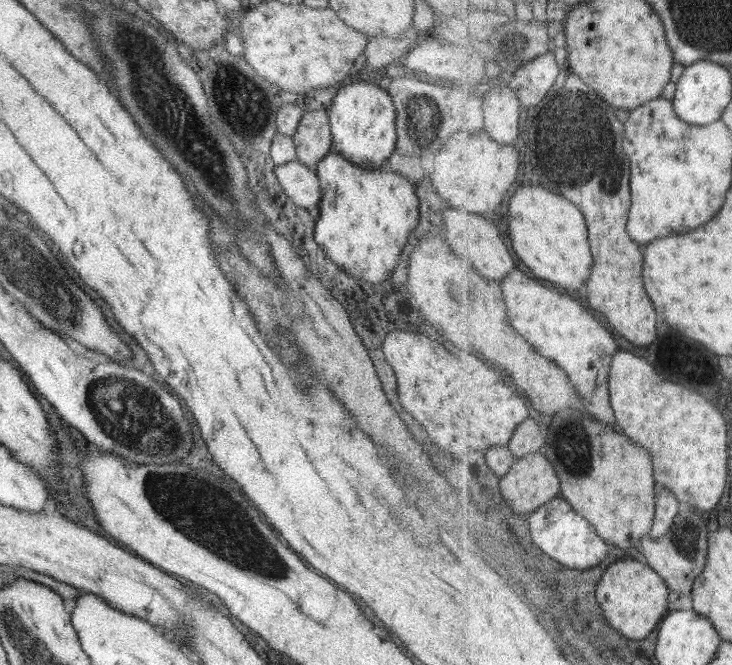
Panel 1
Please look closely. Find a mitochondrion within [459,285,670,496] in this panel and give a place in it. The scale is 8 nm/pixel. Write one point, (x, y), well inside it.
(575, 449)

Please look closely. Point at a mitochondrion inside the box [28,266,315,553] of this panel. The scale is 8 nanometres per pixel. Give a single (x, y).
(118, 404)

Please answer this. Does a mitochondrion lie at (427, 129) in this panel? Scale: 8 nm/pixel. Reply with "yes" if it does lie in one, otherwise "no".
yes

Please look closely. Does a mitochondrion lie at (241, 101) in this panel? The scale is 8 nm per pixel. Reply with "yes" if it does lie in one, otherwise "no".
yes

